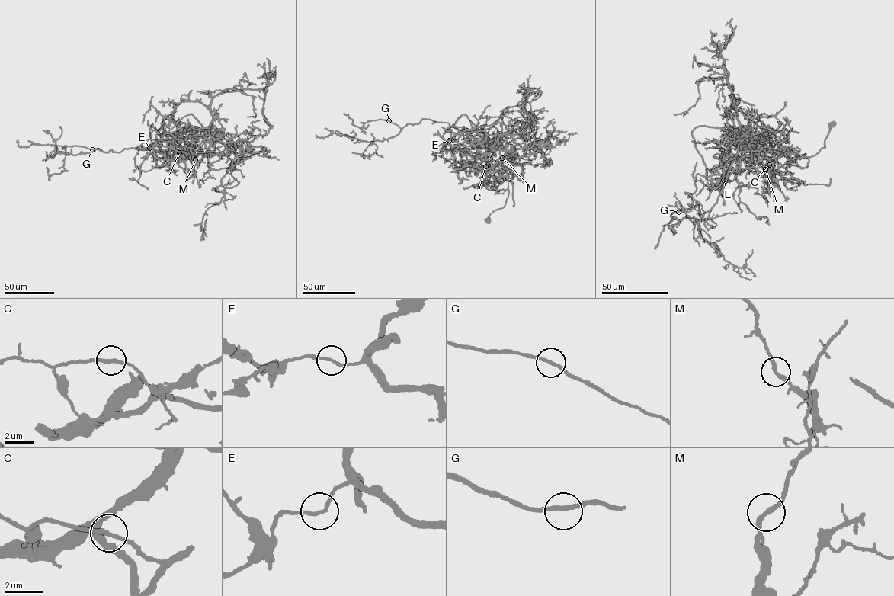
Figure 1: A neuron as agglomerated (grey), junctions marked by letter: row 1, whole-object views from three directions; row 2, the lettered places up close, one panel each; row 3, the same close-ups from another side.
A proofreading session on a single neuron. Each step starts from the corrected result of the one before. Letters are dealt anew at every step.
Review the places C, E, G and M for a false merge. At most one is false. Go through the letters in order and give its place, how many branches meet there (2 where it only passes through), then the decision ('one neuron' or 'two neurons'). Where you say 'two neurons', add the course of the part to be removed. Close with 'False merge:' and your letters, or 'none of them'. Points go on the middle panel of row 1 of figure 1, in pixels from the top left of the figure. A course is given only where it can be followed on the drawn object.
C: (485, 166) | 2 | two neurons | (485, 166), (504, 169), (498, 138), (520, 133), (531, 124), (525, 107), (529, 88), (521, 101), (533, 129)
E: (449, 140) | 2 | one neuron
G: (389, 120) | 2 | one neuron
M: (502, 158) | 2 | one neuron
False merge: C

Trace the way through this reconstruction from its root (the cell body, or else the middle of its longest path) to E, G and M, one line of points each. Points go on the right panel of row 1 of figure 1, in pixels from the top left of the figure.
E: (831, 124), (825, 147), (814, 155), (789, 159), (764, 148), (741, 161), (732, 181), (723, 179)
G: (831, 124), (813, 155), (764, 148), (728, 175), (697, 174), (692, 207), (678, 212)
M: (831, 124), (825, 141), (825, 147), (815, 155), (796, 158), (786, 154), (773, 162), (769, 175), (765, 169)

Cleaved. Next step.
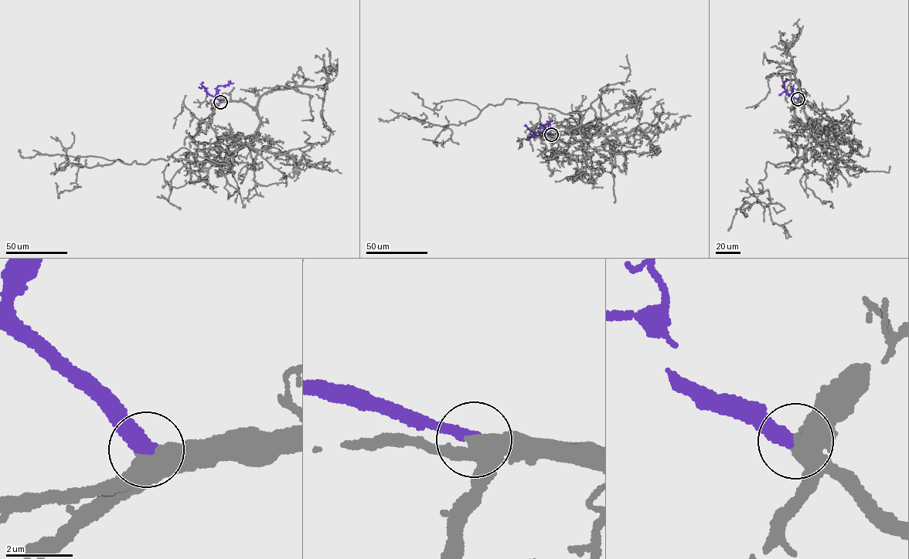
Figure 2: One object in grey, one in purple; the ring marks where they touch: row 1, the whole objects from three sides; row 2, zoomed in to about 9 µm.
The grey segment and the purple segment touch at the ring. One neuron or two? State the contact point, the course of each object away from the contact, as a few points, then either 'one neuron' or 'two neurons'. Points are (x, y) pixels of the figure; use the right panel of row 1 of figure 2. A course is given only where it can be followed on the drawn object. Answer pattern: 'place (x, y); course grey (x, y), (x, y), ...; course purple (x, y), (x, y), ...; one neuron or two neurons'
place (798, 99); course grey (798, 99), (805, 92), (815, 145), (796, 163), (766, 162), (759, 189), (769, 204), (740, 211); course purple (798, 99), (784, 89), (783, 83), (788, 79); one neuron

